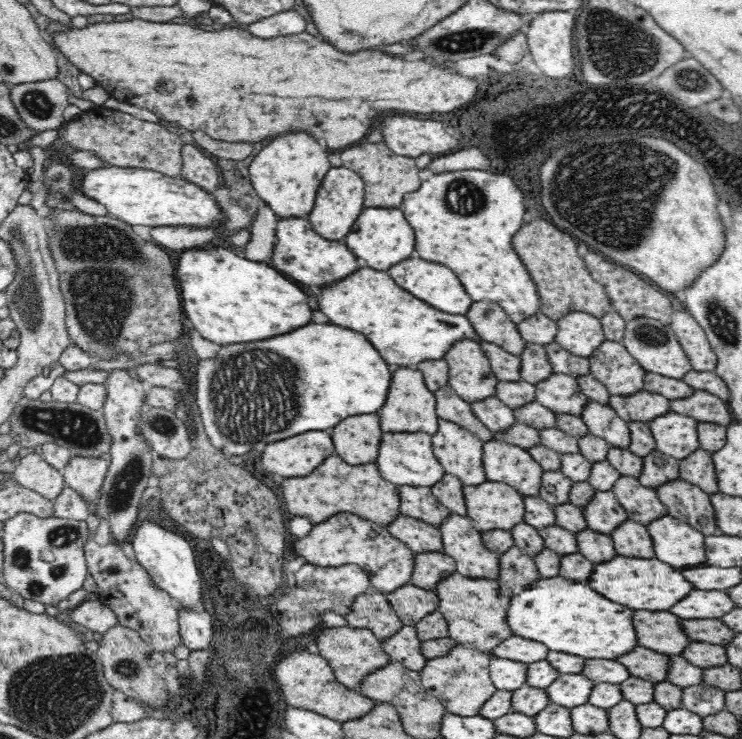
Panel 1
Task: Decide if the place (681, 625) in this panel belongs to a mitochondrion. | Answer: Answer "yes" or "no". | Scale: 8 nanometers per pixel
no

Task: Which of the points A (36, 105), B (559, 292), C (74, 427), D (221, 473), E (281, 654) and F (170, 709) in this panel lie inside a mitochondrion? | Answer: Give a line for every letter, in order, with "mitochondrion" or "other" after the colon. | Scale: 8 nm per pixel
A: mitochondrion
B: other
C: mitochondrion
D: other
E: other
F: other

